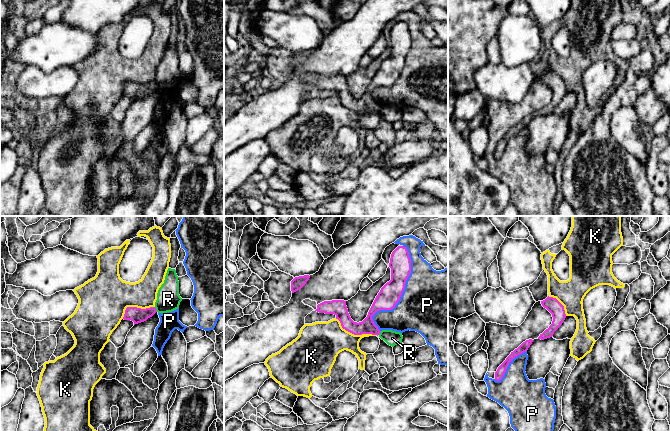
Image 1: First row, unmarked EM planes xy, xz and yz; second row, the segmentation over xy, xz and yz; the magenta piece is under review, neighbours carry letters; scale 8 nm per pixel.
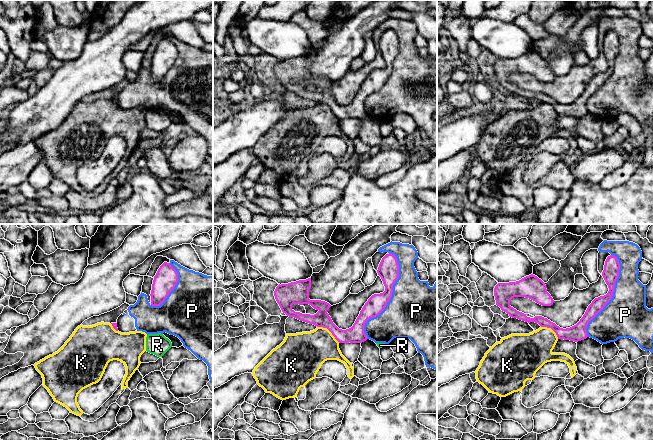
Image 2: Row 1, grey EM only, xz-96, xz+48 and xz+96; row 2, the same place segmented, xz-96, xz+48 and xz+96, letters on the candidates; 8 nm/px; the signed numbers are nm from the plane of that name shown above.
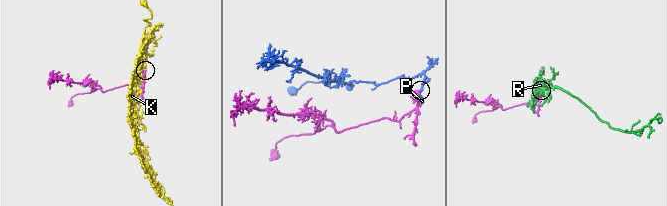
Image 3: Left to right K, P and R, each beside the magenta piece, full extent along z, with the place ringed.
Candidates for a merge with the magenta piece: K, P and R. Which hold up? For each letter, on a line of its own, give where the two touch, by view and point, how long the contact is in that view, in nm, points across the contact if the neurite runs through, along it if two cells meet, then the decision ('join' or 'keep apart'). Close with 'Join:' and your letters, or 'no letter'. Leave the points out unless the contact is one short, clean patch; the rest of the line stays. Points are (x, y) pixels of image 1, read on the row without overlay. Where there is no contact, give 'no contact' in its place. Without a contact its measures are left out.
K: xz (355, 110) | 380 nm | along xz (335, 94), (343, 104), (354, 110), (377, 111) | keep apart
P: xz (401, 70) | 700 nm | keep apart
R: xy (155, 85) | 50 nm | along xy (154, 83), (157, 87) | keep apart
Join: no letter

